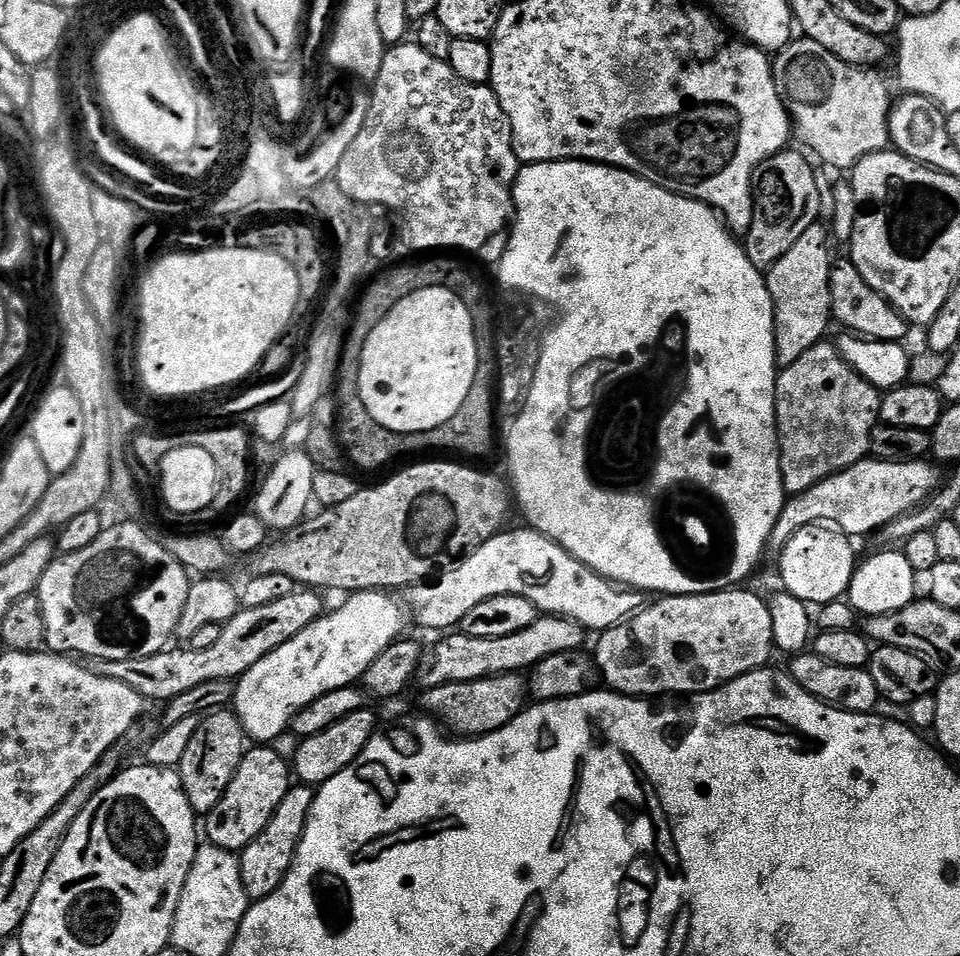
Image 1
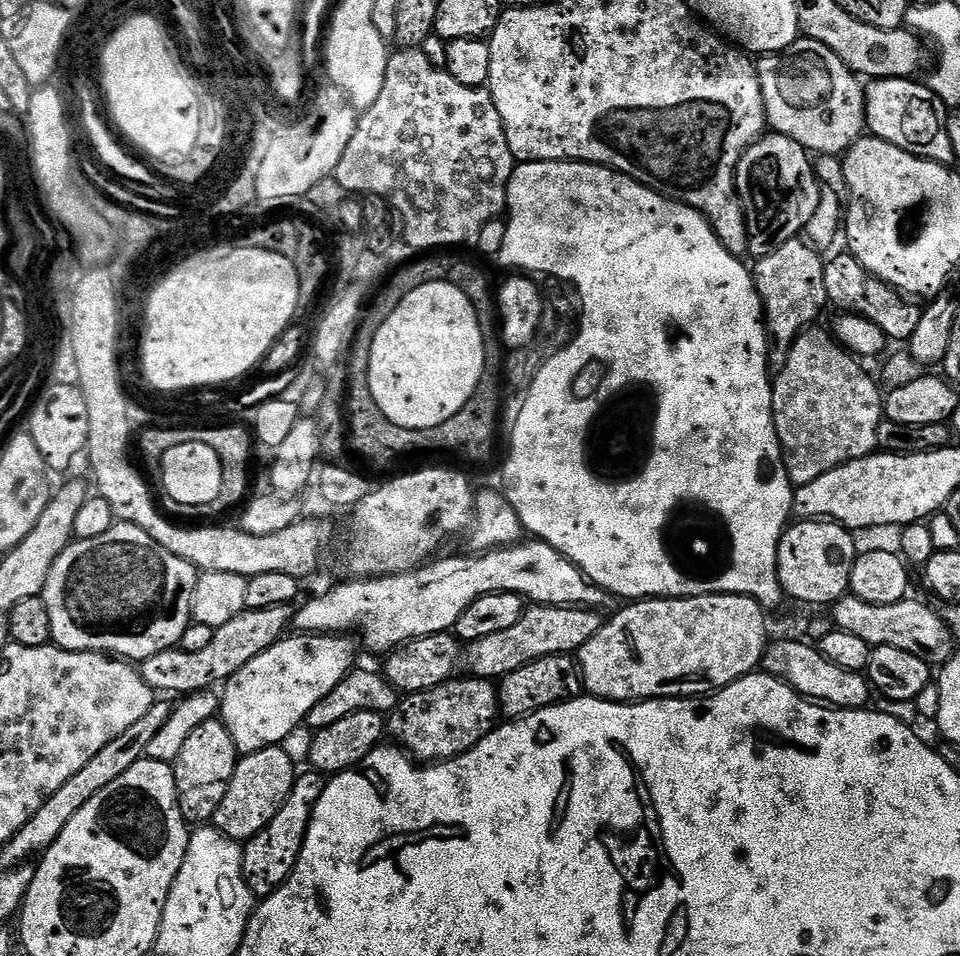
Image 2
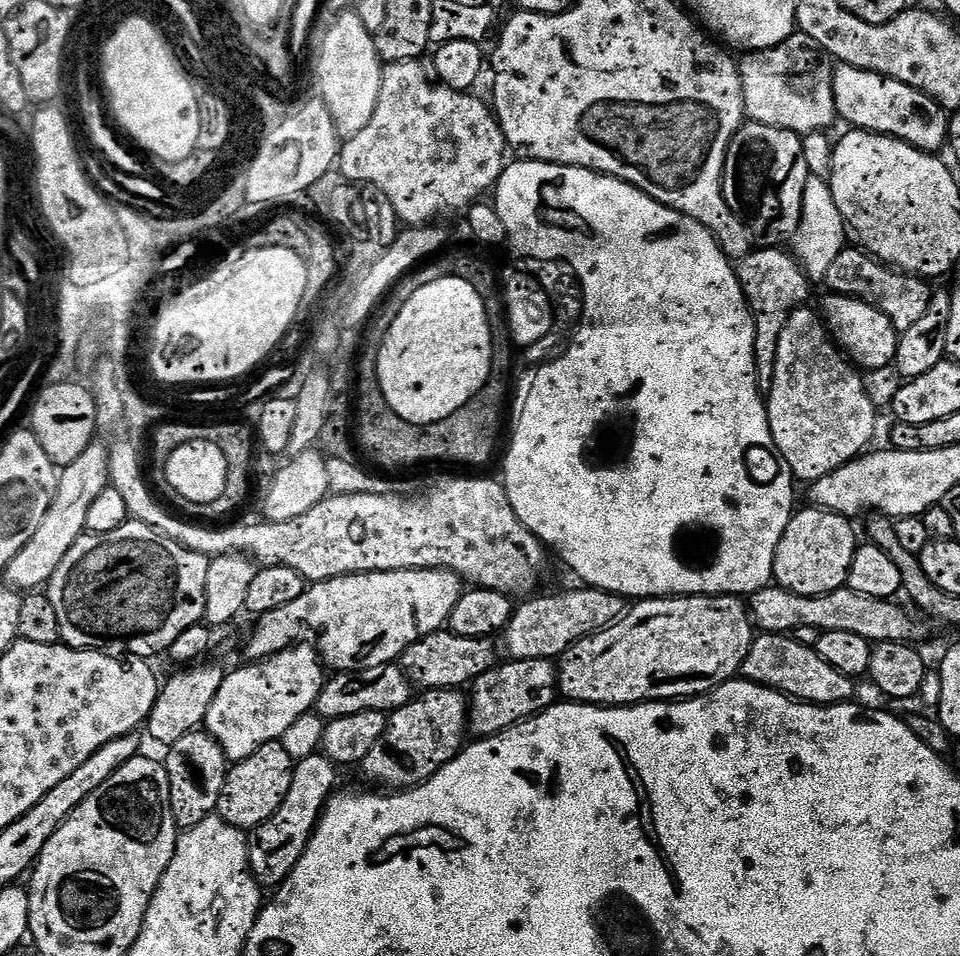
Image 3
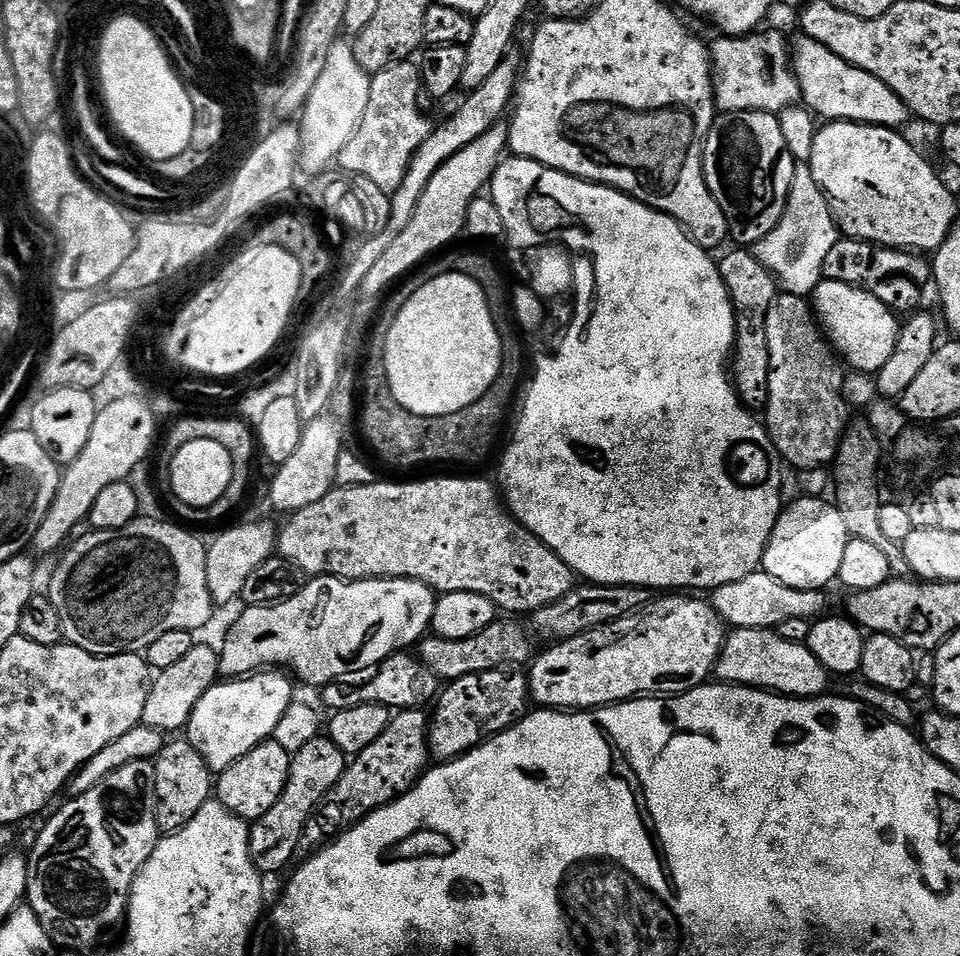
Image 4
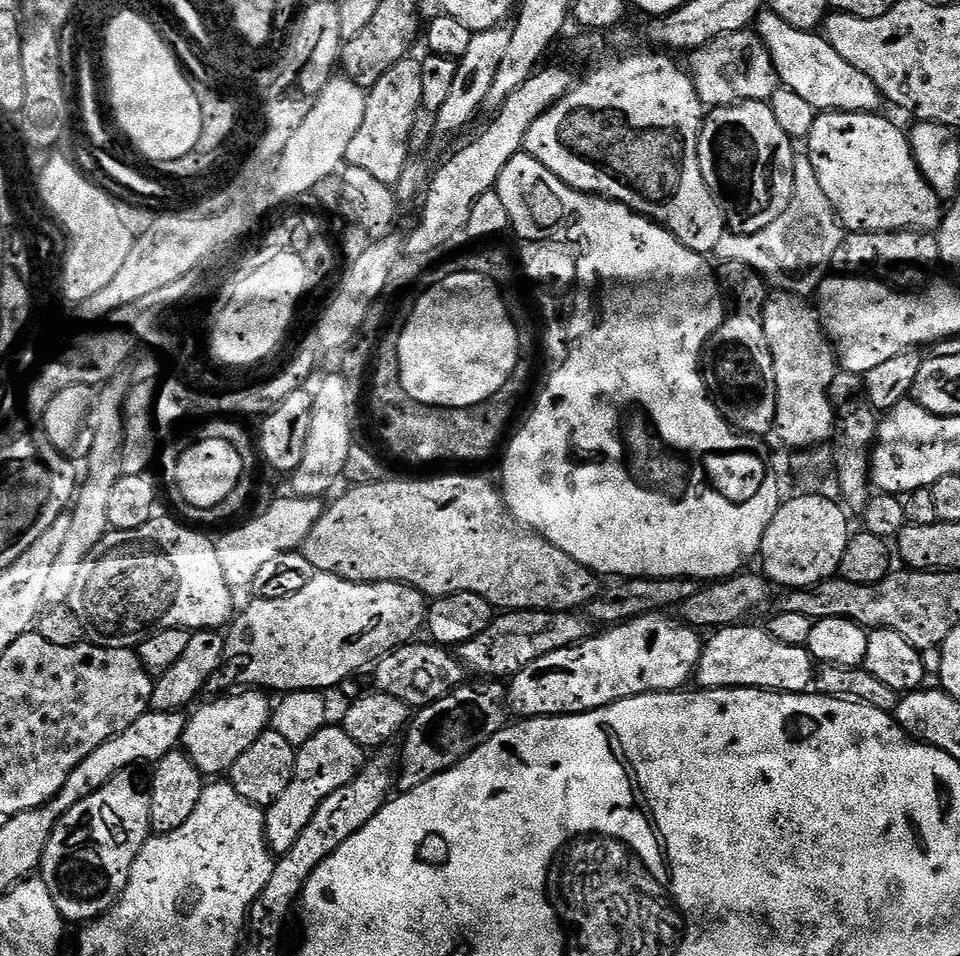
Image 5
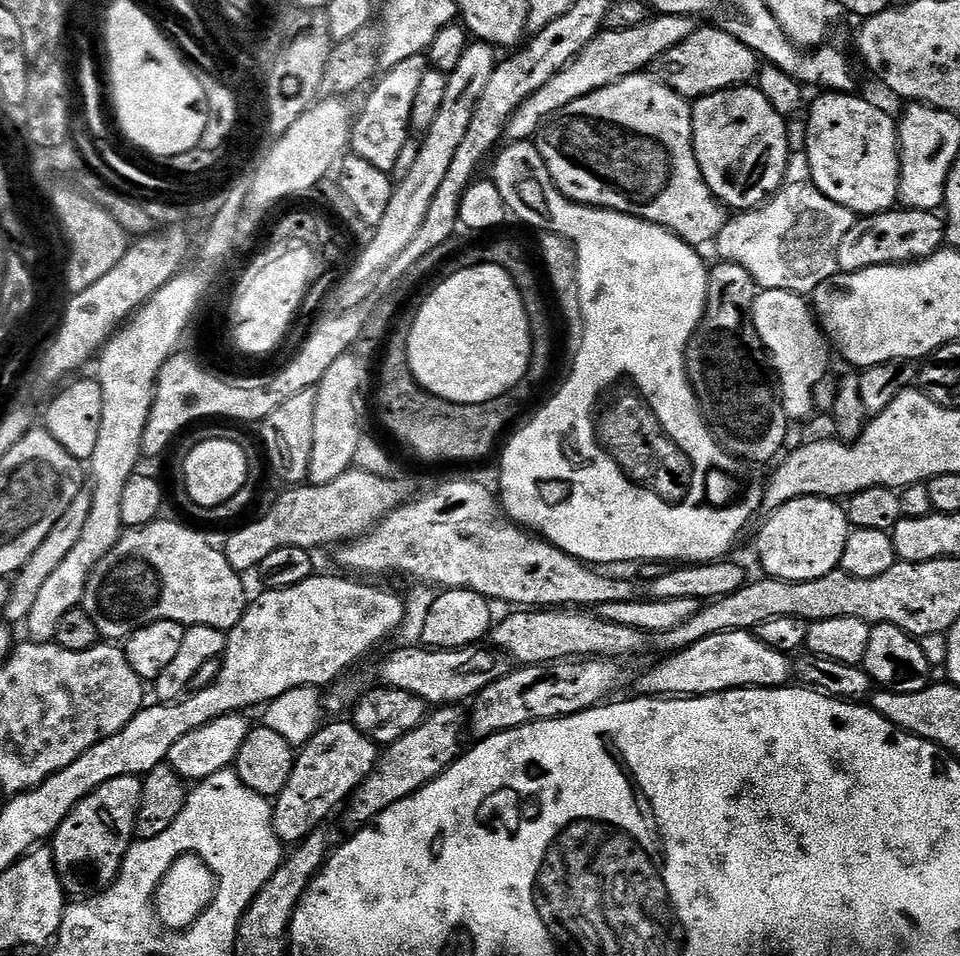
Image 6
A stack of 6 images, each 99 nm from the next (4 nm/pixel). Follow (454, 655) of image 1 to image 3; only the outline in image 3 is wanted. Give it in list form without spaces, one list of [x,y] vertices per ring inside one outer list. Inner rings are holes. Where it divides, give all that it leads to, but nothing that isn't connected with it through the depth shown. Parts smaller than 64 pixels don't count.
[[[579,586],[573,592],[556,592],[553,596],[533,595],[515,605],[507,628],[502,633],[502,648],[513,660],[551,660],[564,655],[565,650],[582,638],[601,632],[623,618],[625,597],[601,588]]]

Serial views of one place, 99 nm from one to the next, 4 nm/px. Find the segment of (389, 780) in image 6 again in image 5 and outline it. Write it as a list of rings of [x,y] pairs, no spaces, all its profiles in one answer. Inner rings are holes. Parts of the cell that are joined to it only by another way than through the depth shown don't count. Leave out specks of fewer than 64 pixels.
[[[465,682],[449,696],[438,698],[438,702],[427,704],[411,717],[403,733],[404,745],[398,756],[398,788],[401,793],[414,790],[430,778],[461,764],[471,752],[478,750],[494,734],[504,729],[510,720],[510,709],[506,703],[506,688],[500,682]]]

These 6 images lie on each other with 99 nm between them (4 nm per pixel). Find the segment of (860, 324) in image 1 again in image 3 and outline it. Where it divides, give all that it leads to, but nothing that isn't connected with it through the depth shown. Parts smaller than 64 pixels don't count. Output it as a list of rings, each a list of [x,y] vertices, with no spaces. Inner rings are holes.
[[[846,246],[840,254],[834,259],[827,271],[823,283],[828,286],[829,293],[838,296],[849,296],[855,300],[866,302],[870,306],[874,306],[878,310],[882,310],[882,314],[886,314],[886,318],[890,318],[890,322],[895,326],[897,333],[910,330],[910,326],[915,326],[922,318],[922,314],[926,314],[926,310],[930,307],[932,301],[933,285],[928,284],[929,281],[923,276],[913,276],[910,272],[901,272],[887,264],[882,260],[876,259],[875,256],[868,255],[863,248],[859,246]]]

